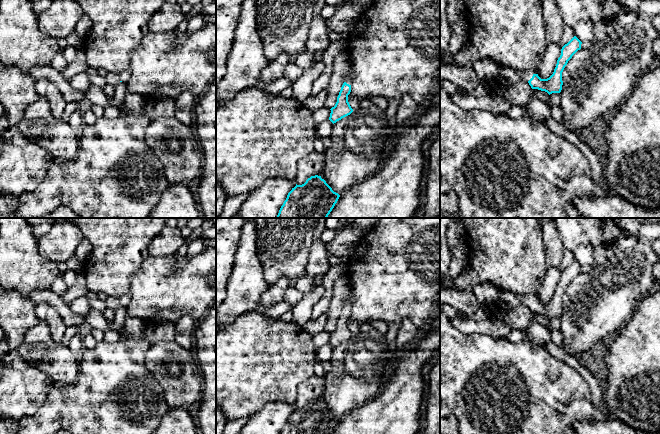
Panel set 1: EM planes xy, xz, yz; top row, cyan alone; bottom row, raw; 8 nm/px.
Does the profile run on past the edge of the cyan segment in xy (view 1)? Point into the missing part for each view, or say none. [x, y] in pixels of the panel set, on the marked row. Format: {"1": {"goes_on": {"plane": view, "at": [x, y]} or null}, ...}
{"1": {"goes_on": null}}

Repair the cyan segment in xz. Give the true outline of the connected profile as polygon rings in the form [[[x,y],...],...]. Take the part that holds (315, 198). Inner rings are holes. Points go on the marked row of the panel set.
[[[311,176],[304,184],[292,188],[276,218],[327,218],[339,197],[321,176]]]

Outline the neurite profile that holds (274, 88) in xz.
[[[282,77],[271,83],[264,83],[260,80],[257,87],[268,94],[278,95],[285,88],[291,87],[291,85],[292,83],[287,78]]]

